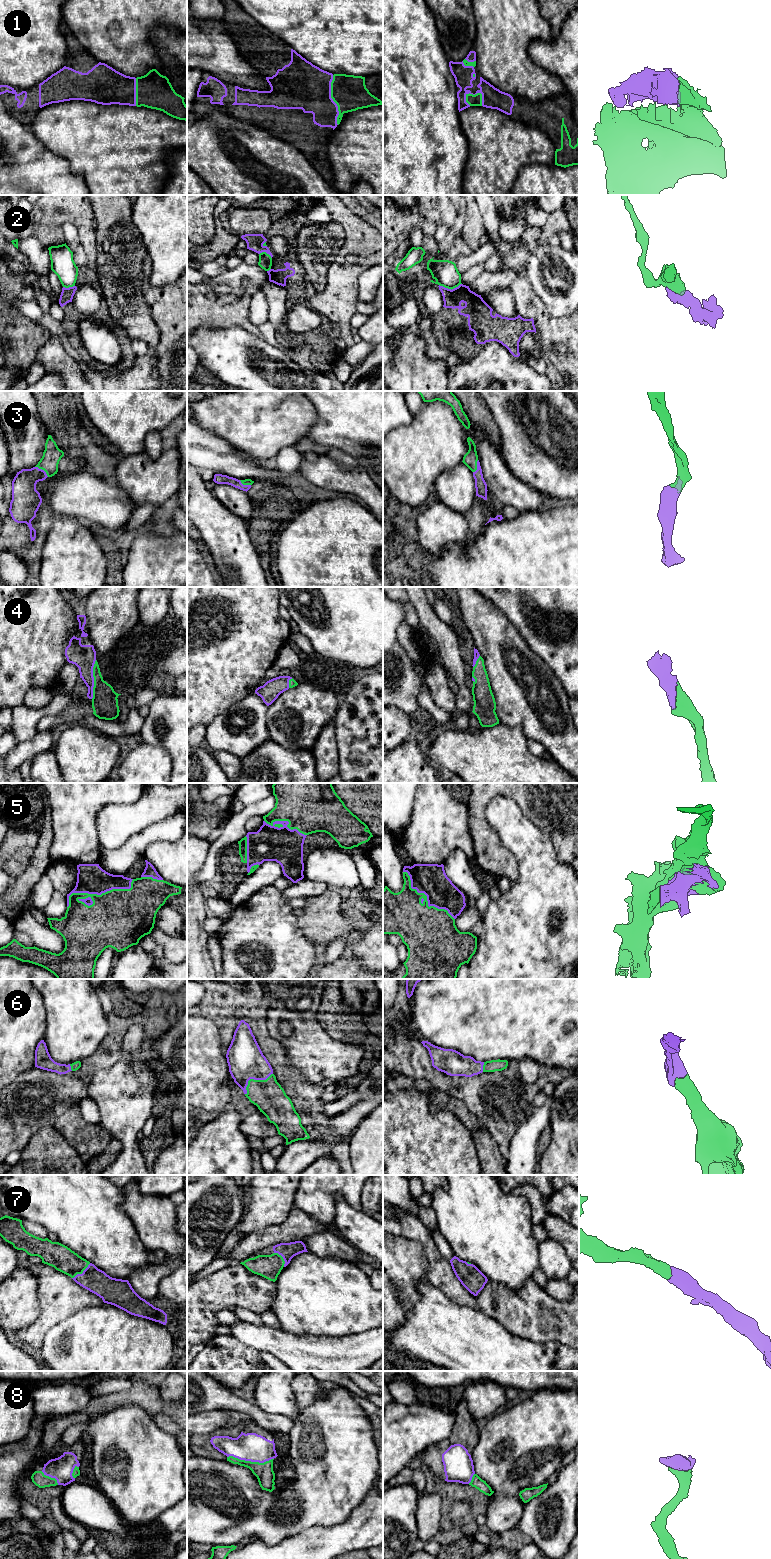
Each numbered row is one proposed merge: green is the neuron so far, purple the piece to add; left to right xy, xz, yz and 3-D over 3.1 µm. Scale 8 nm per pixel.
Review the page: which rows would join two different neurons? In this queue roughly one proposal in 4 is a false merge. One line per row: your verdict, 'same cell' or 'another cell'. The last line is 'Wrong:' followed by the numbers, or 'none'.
1: same cell
2: another cell
3: same cell
4: same cell
5: same cell
6: same cell
7: same cell
8: same cell
Wrong: 2

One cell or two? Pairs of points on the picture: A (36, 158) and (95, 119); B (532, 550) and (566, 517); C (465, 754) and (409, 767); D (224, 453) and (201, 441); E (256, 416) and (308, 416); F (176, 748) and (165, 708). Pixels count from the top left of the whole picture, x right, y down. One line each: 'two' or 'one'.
A: two
B: one
C: two
D: one
E: one
F: one

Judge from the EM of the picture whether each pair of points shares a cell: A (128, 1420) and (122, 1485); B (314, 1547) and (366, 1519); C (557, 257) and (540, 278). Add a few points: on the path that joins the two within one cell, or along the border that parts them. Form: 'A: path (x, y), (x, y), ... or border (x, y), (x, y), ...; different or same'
A: path (128, 1436), (127, 1469); same
B: path (327, 1543), (347, 1537), (353, 1532); same
C: path (557, 263), (557, 266), (546, 277); same

